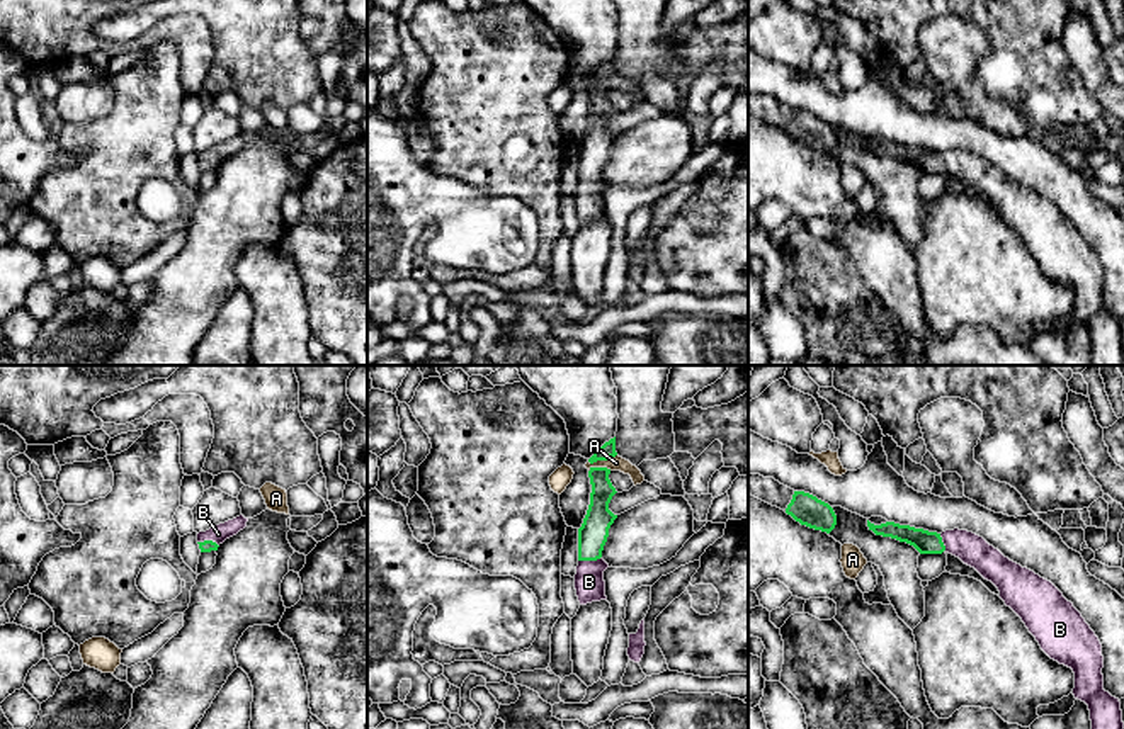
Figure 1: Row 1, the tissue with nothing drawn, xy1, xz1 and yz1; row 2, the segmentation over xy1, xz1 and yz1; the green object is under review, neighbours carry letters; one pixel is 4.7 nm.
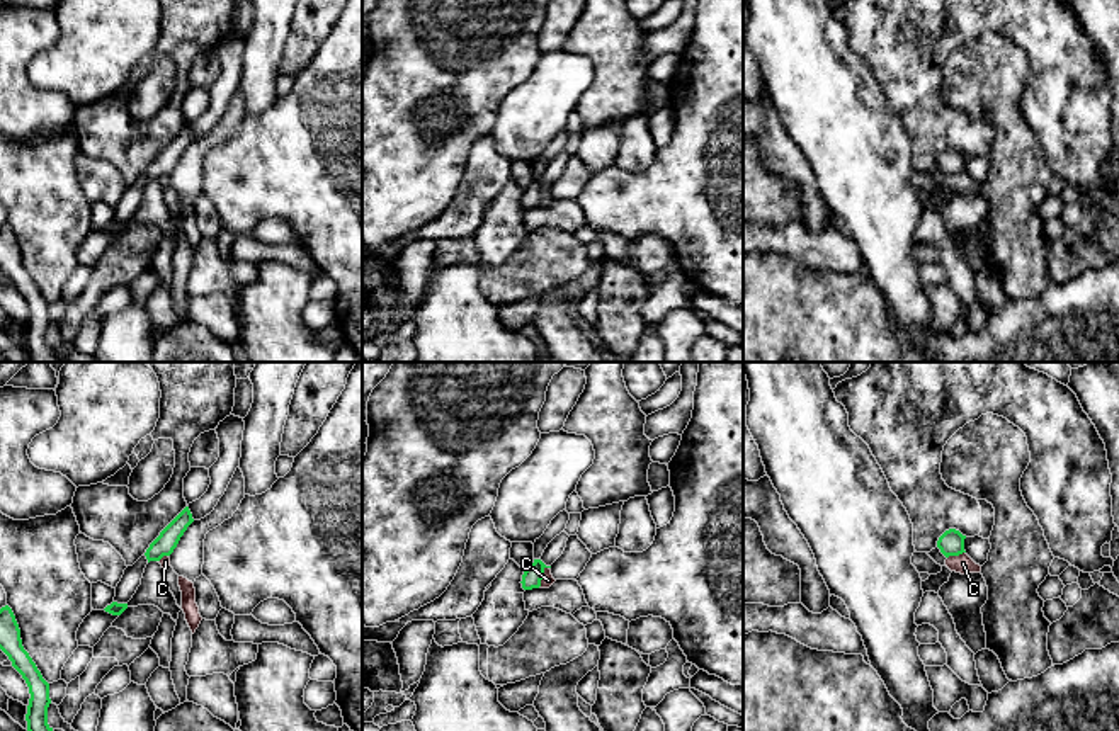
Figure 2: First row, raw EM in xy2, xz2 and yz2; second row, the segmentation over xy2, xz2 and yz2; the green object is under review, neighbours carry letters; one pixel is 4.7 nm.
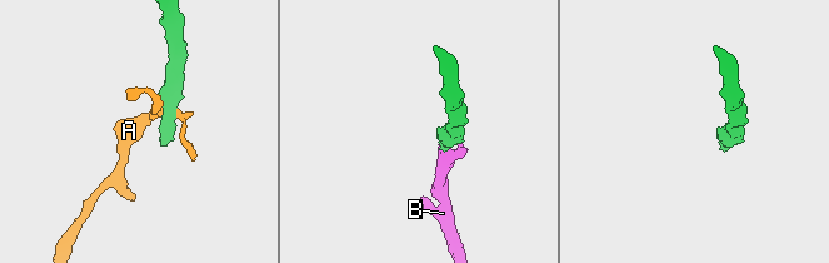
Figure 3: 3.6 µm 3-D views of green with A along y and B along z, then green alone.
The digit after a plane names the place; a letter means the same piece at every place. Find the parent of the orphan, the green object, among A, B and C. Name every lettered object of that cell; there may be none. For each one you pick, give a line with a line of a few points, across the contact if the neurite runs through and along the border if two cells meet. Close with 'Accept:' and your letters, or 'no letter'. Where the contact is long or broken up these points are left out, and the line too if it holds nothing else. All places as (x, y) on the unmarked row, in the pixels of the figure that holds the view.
B: line xy1 (206, 165), (208, 160), (218, 153)
Accept: B

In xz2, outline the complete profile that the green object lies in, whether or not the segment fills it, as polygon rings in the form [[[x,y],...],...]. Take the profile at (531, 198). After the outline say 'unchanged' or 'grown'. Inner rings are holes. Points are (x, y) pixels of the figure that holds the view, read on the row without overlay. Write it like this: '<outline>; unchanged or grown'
[[[534,178],[534,182],[527,189],[524,189],[522,201],[520,201],[522,207],[524,209],[539,207],[546,187],[551,185],[546,185],[541,178]]]; unchanged

